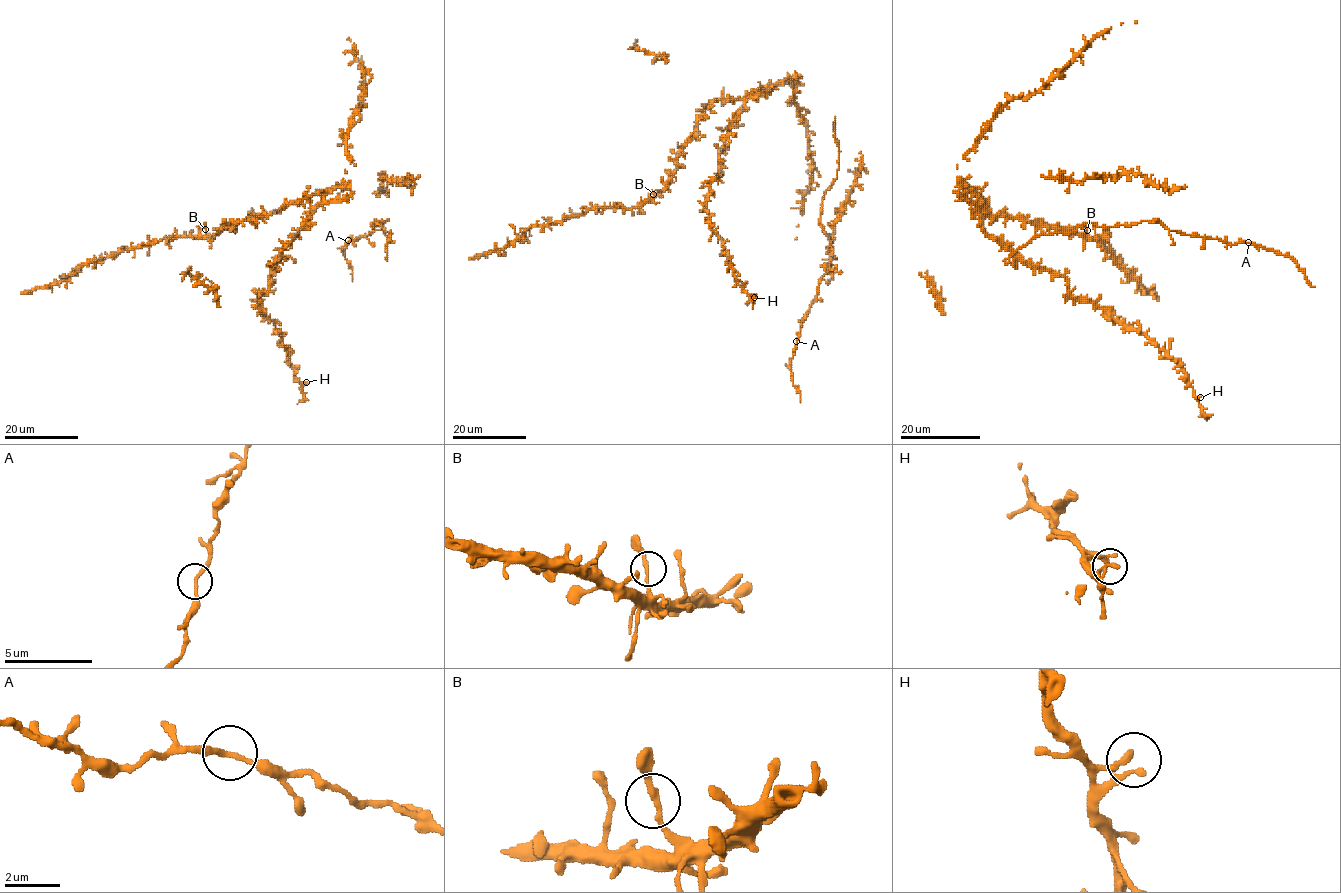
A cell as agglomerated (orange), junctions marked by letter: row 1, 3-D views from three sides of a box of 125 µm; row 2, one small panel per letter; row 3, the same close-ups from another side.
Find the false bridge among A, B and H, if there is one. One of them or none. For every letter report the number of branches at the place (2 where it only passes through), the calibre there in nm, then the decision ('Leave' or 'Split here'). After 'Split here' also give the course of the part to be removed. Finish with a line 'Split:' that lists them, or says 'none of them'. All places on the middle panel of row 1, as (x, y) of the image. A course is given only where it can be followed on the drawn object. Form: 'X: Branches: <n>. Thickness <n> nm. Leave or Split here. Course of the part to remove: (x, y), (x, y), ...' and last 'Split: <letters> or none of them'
A: Branches: 2. Thickness 190 nm. Leave
B: Branches: 2. Thickness 200 nm. Leave
H: Branches: 2. Thickness 190 nm. Leave
Split: none of them

